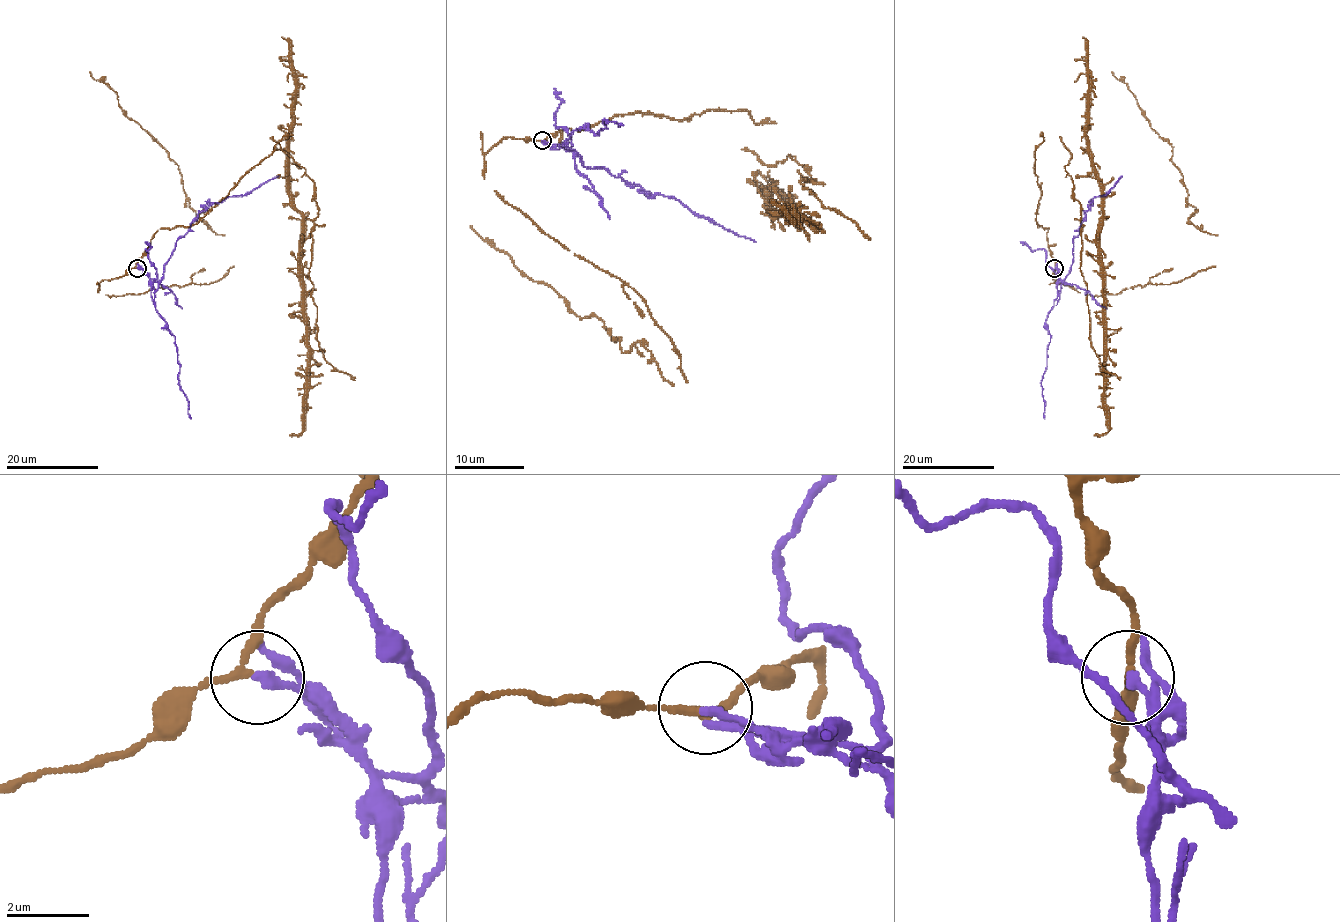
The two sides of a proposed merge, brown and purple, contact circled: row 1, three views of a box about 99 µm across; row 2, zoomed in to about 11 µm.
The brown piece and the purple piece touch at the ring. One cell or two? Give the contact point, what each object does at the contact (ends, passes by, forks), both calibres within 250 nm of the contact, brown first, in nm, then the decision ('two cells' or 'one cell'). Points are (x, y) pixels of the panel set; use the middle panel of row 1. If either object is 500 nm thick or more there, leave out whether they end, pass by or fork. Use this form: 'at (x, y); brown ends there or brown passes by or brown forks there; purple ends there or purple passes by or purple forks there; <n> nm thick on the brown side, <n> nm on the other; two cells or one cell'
at (542, 140); brown passes by; purple ends there; 180 nm thick on the brown side, 220 nm on the other; two cells

